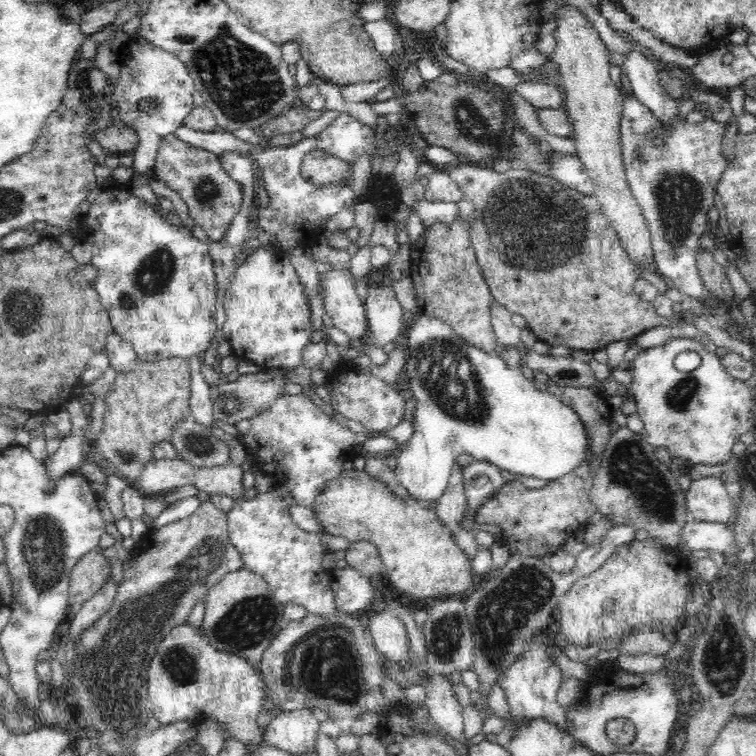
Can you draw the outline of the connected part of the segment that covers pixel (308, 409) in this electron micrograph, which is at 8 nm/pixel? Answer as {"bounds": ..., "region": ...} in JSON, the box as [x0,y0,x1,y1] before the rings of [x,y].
{"bounds":[237,394,369,509],"region":[[[284,394],[272,402],[272,408],[237,423],[255,468],[272,476],[276,486],[286,487],[298,505],[313,509],[315,496],[322,492],[326,481],[337,477],[344,466],[358,456],[358,444],[369,436],[352,432],[346,426],[331,420],[316,404],[311,394]]]}

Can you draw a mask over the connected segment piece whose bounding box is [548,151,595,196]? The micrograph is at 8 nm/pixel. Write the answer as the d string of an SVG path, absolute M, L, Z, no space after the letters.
M553 152L553 166L548 178L552 177L562 185L590 196L594 192L593 182L587 176L582 161L576 156Z

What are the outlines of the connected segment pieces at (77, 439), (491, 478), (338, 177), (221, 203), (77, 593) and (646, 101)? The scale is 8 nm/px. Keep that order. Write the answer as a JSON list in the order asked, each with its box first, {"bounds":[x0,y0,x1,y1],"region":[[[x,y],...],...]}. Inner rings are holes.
[{"bounds":[45,398,87,478],"region":[[[72,398],[64,405],[72,420],[72,429],[66,436],[61,436],[62,442],[58,451],[45,460],[45,467],[49,478],[60,478],[68,471],[74,472],[86,461],[87,443],[85,433],[87,429],[87,415],[77,398]]]},{"bounds":[462,459,504,531],"region":[[[477,459],[463,467],[462,476],[468,505],[462,520],[464,529],[468,531],[475,529],[477,513],[482,504],[504,486],[504,478],[500,471],[501,468],[495,467],[494,464]]]},{"bounds":[302,149,352,187],"region":[[[310,149],[302,159],[302,177],[316,187],[325,187],[334,182],[346,182],[352,176],[352,166],[344,159],[332,156],[322,149]]]},{"bounds":[152,133,244,242],"region":[[[172,133],[159,142],[152,170],[156,180],[180,194],[187,204],[188,214],[204,230],[211,242],[225,238],[230,225],[241,211],[244,186],[233,180],[222,168],[219,154],[190,146]]]},{"bounds":[69,550,112,604],"region":[[[91,550],[71,568],[69,604],[82,604],[94,596],[110,578],[112,565],[100,550]]]},{"bounds":[622,50,679,125],"region":[[[638,50],[625,54],[622,70],[626,71],[634,96],[665,125],[679,112],[679,101],[670,97],[659,83],[657,64]]]}]

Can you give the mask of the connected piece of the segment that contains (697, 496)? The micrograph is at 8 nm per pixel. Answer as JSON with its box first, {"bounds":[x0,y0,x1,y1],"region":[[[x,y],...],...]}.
{"bounds":[685,477,736,523],"region":[[[720,477],[693,480],[685,493],[685,501],[691,521],[726,523],[736,512],[736,505]]]}

